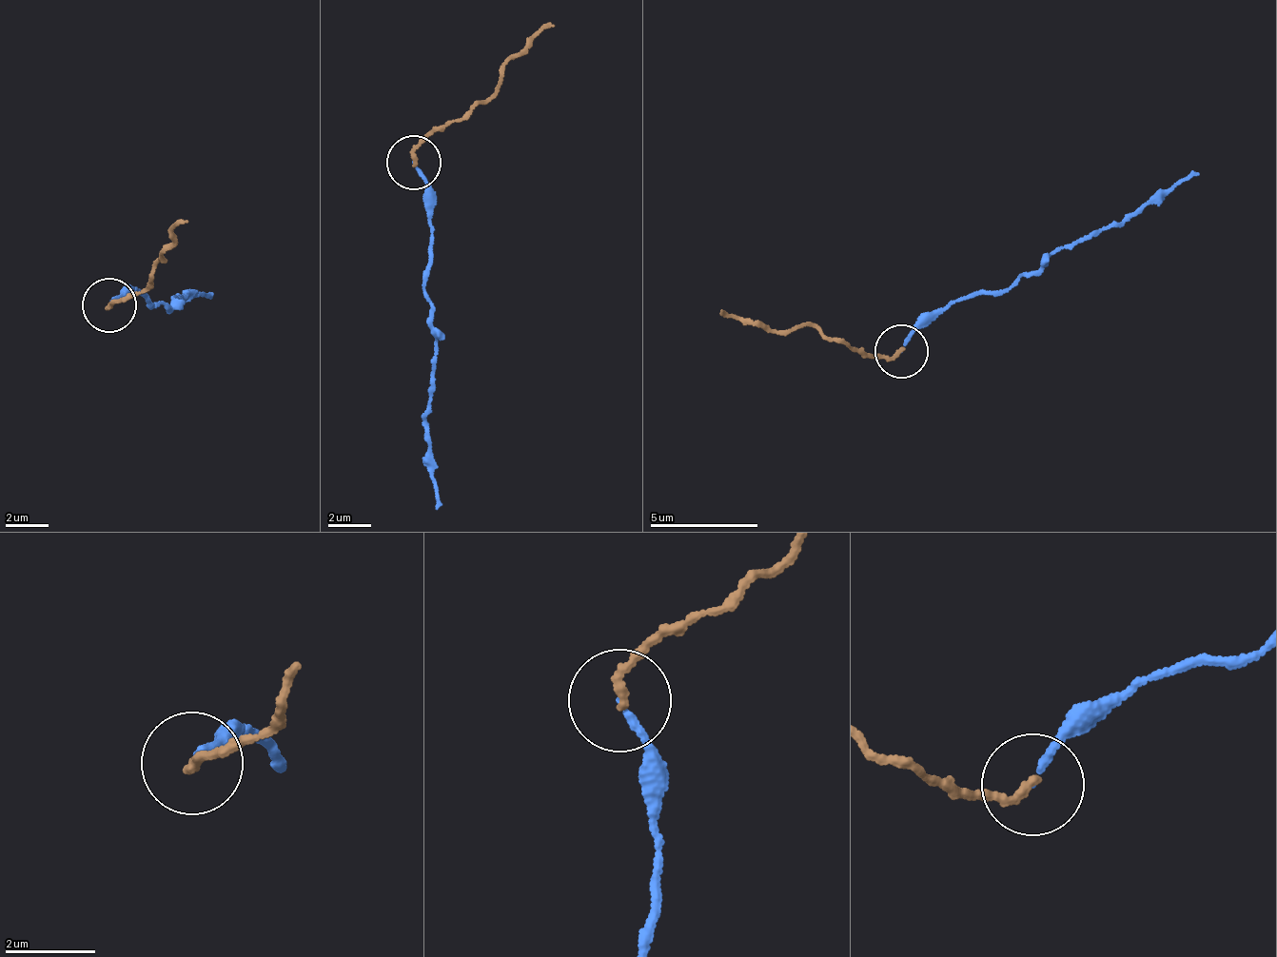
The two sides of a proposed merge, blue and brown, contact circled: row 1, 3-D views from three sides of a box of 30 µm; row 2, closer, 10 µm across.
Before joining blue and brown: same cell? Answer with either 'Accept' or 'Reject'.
Reject

